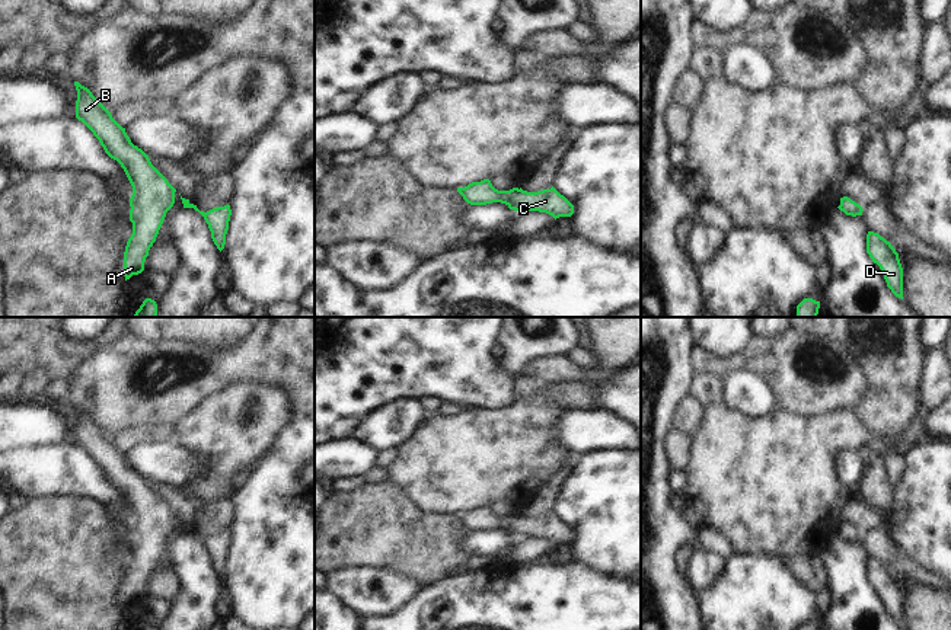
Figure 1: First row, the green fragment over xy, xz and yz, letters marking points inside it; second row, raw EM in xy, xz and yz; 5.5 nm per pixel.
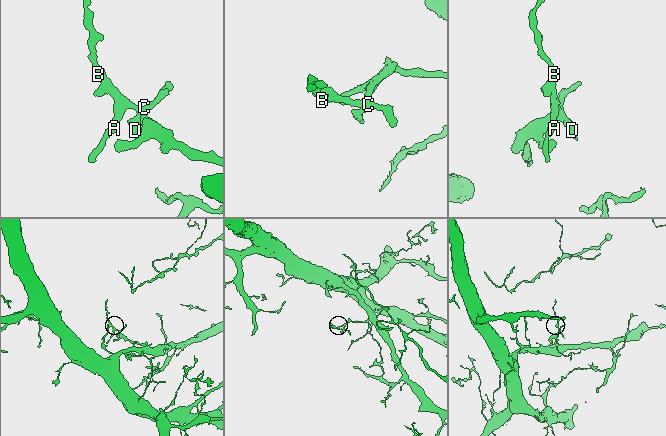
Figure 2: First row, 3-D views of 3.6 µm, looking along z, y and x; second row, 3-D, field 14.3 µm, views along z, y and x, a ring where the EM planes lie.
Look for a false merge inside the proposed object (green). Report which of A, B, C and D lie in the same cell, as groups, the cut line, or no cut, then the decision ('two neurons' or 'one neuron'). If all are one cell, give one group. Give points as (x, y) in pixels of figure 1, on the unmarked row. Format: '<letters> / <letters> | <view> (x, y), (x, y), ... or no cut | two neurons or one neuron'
A B C D | no cut | one neuron

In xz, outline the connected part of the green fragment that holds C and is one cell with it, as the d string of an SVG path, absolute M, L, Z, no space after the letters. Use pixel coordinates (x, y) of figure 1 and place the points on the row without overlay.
M484 505L481 508L472 508L465 514L457 514L457 518L470 531L501 528L518 538L539 537L552 541L555 546L574 540L574 531L553 512L537 518L527 518L521 514L498 517L489 505Z

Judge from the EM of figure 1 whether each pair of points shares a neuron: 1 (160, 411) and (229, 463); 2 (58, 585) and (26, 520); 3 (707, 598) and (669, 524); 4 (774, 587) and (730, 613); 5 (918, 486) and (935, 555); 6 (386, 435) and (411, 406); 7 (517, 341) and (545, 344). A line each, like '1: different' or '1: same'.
1: different
2: same
3: different
4: same
5: same
6: same
7: same

